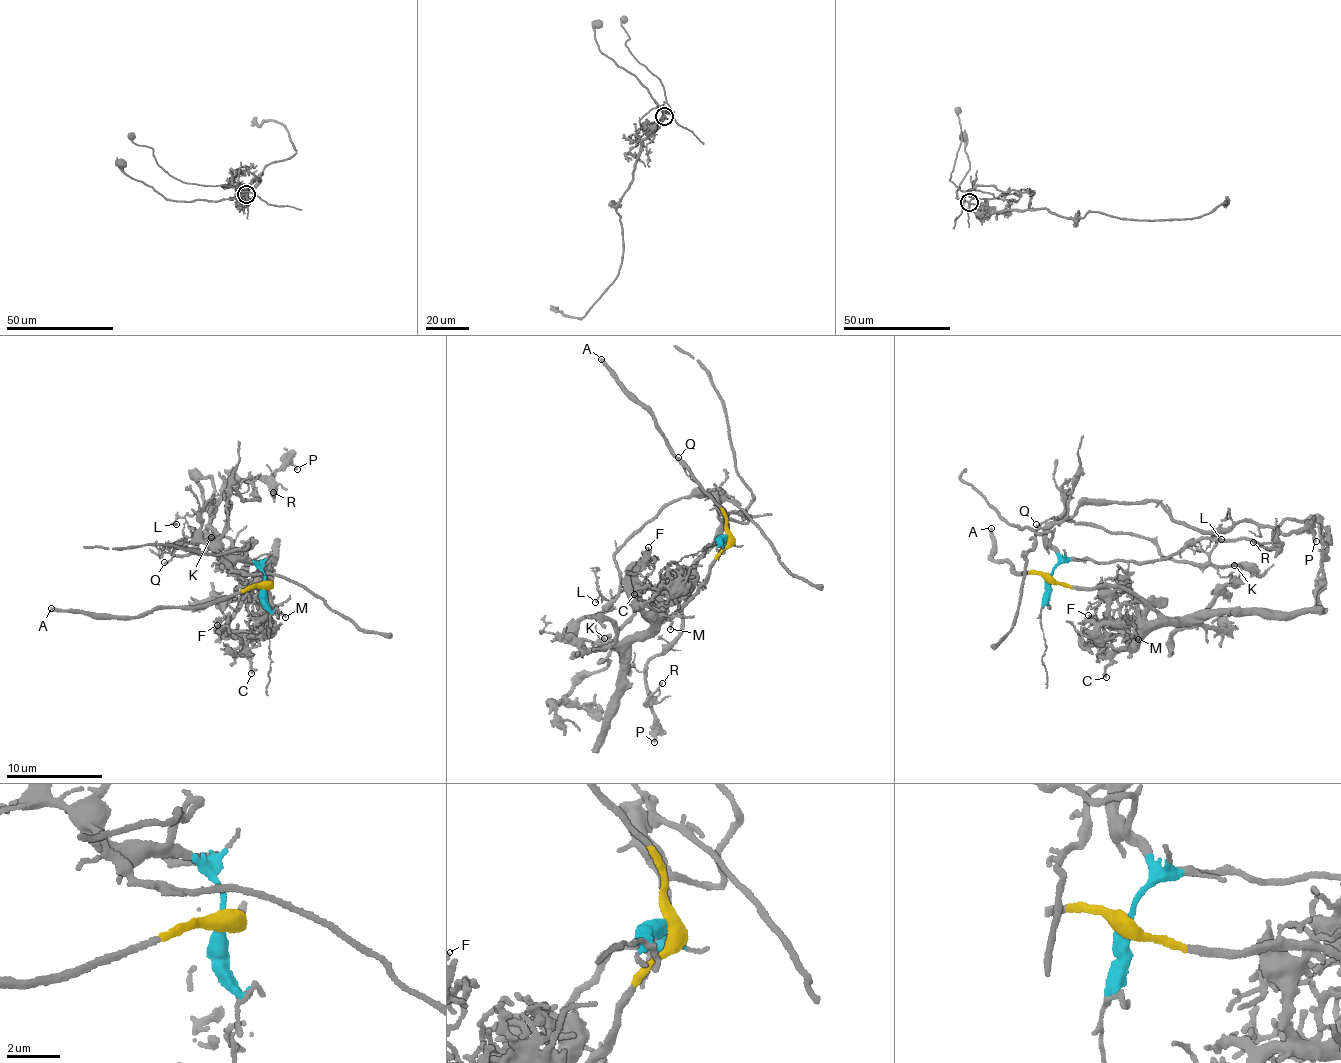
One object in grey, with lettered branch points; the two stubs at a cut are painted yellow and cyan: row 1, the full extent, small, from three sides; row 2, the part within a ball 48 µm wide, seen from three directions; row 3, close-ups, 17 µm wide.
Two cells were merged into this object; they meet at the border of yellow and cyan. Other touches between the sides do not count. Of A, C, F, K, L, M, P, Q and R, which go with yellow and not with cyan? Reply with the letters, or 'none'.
A, C, F, M

